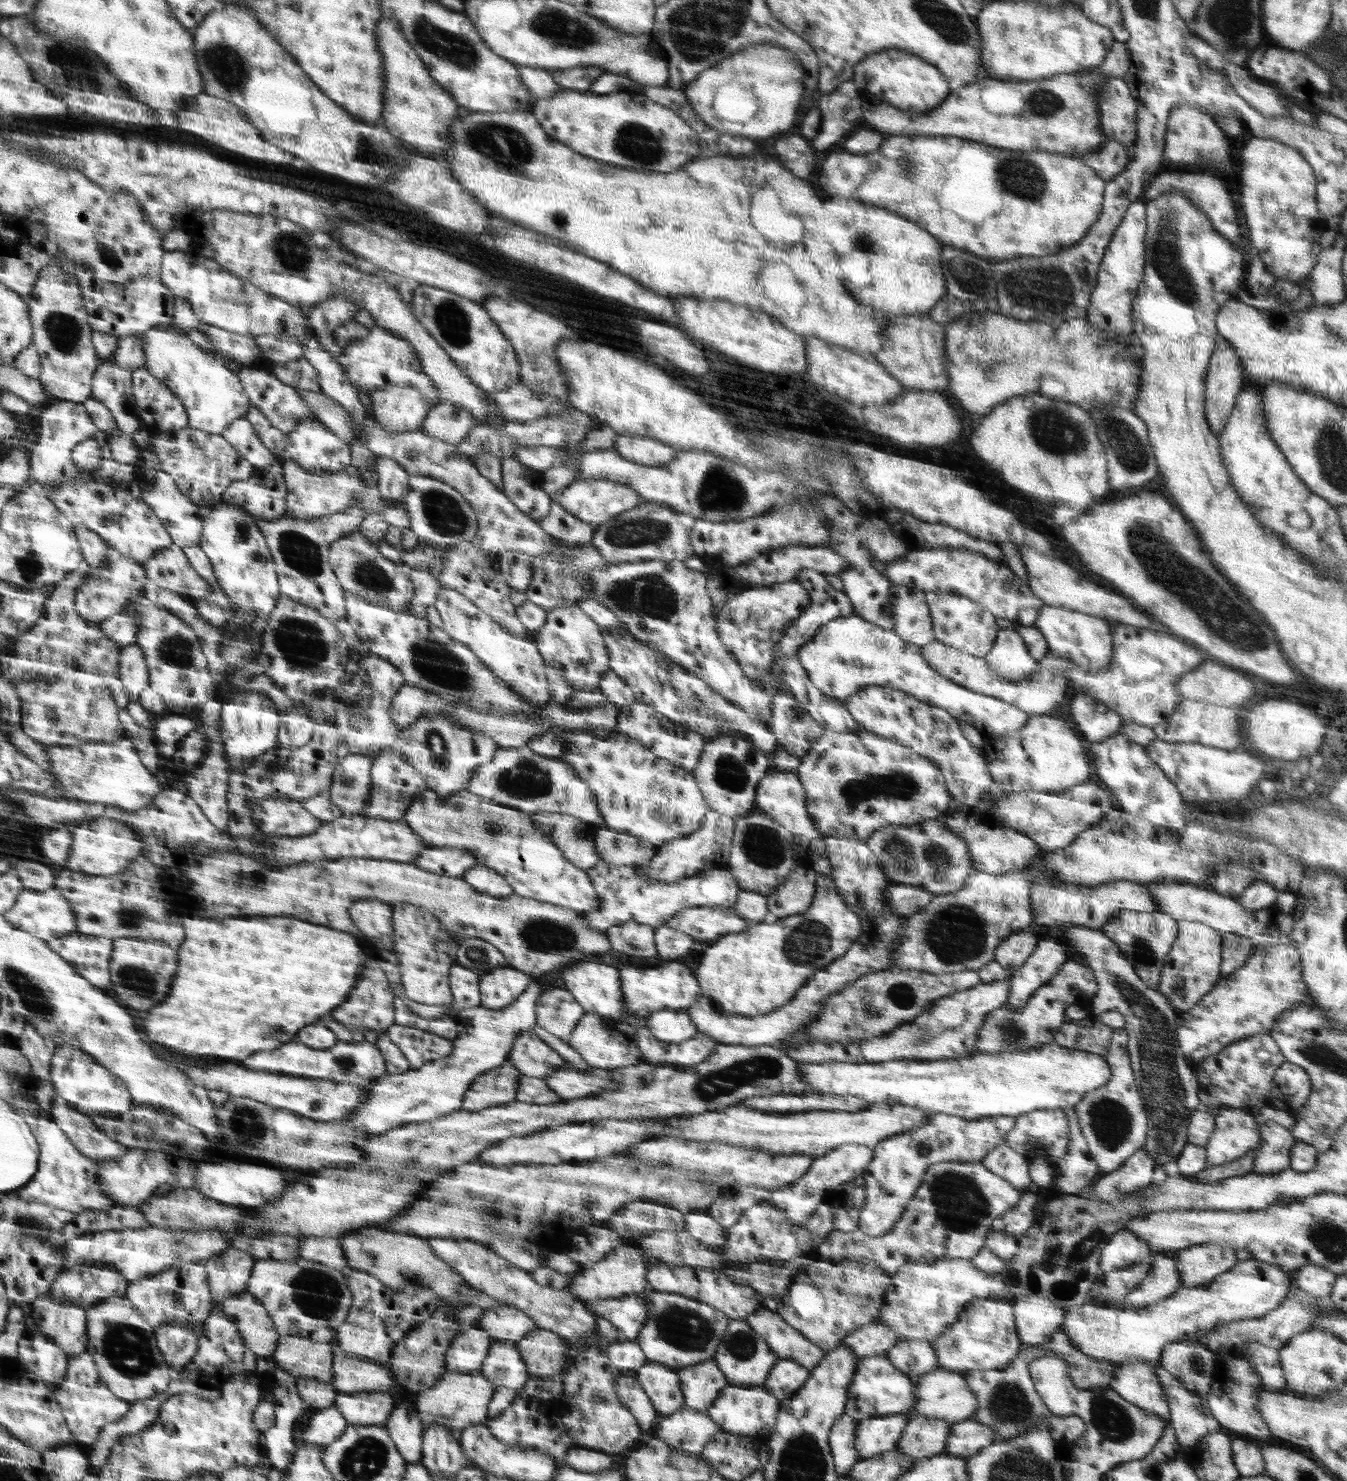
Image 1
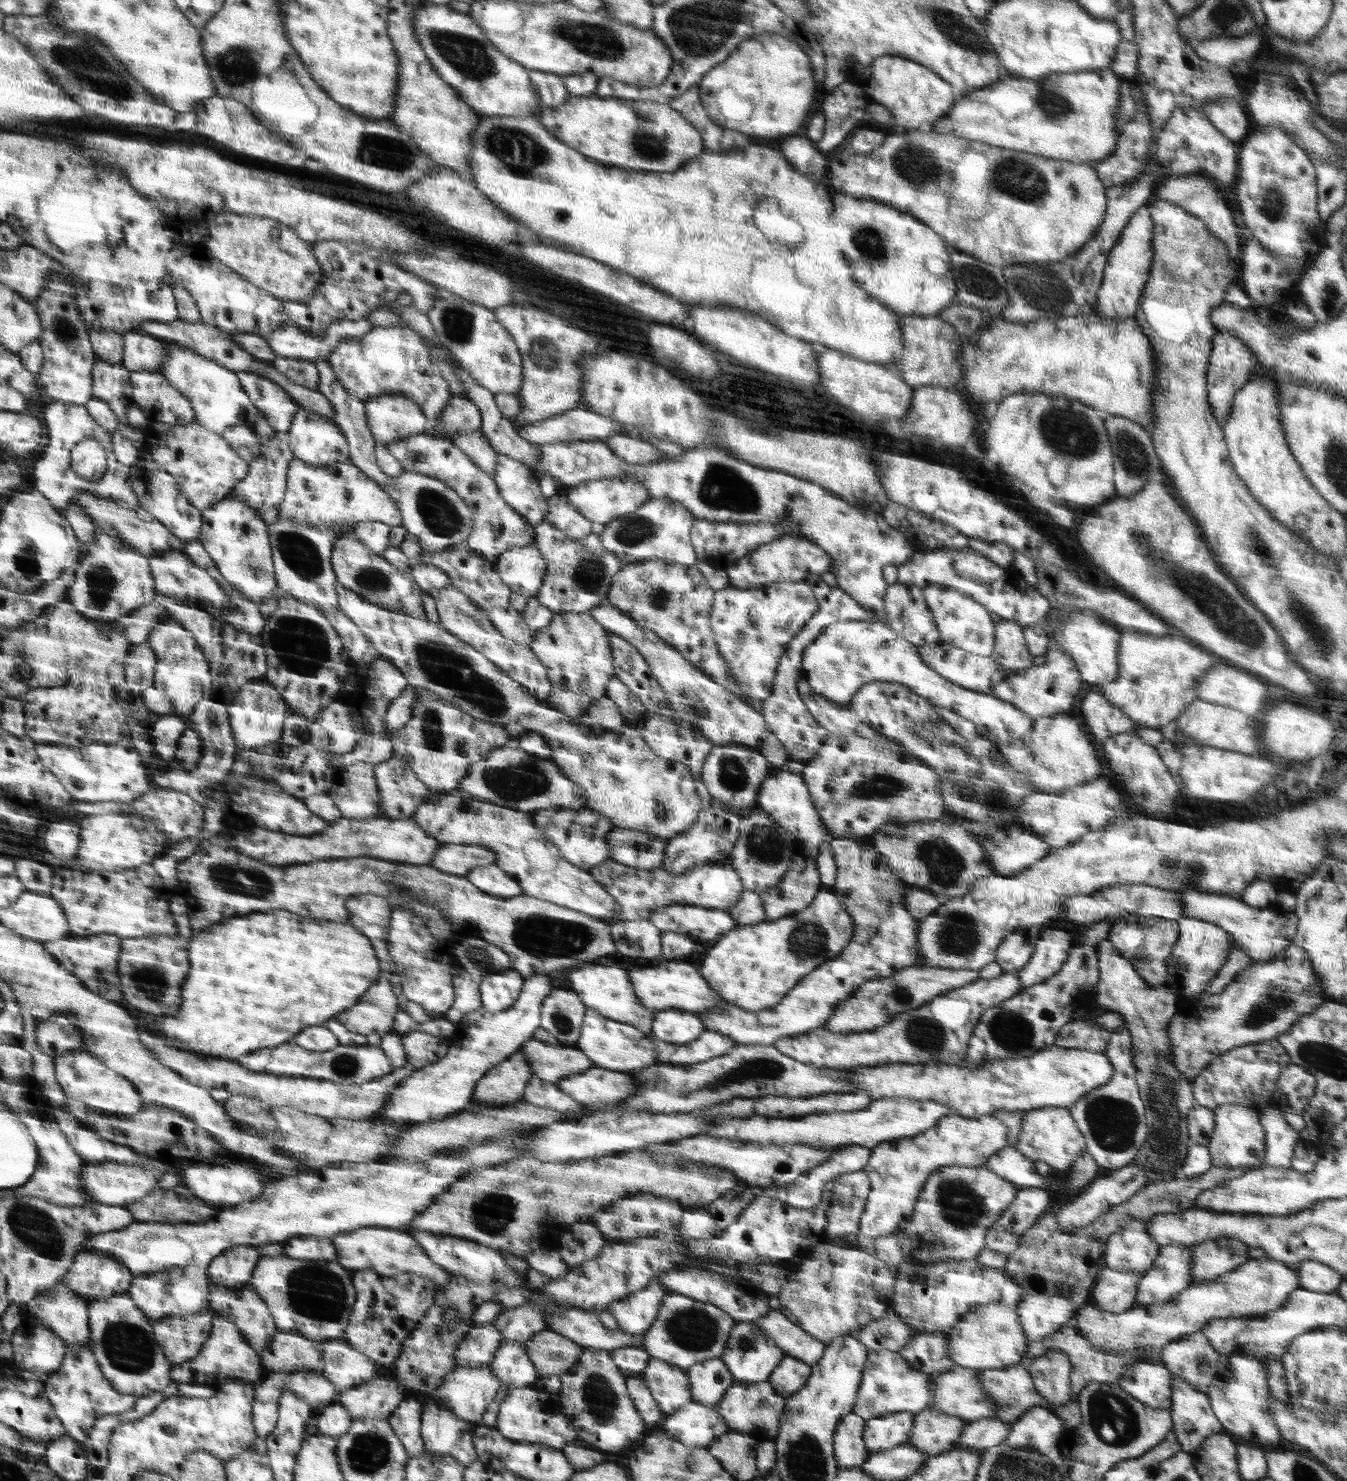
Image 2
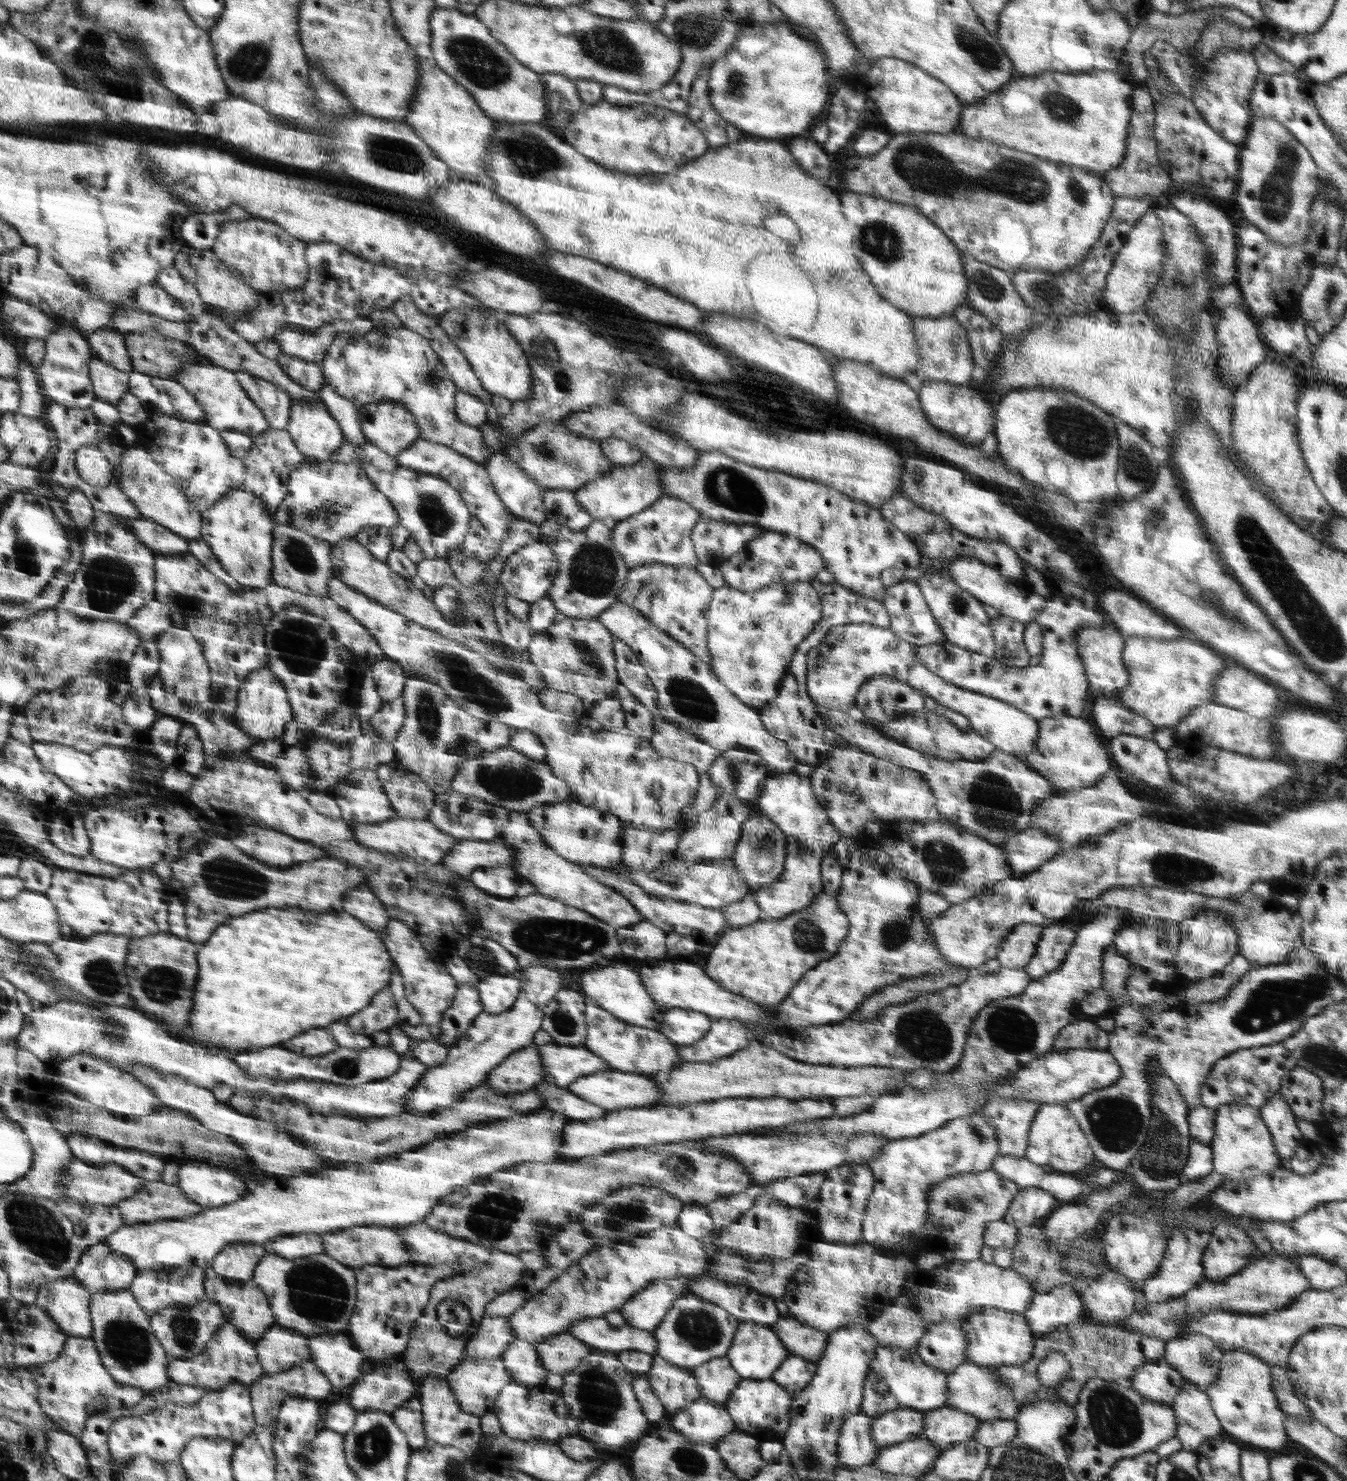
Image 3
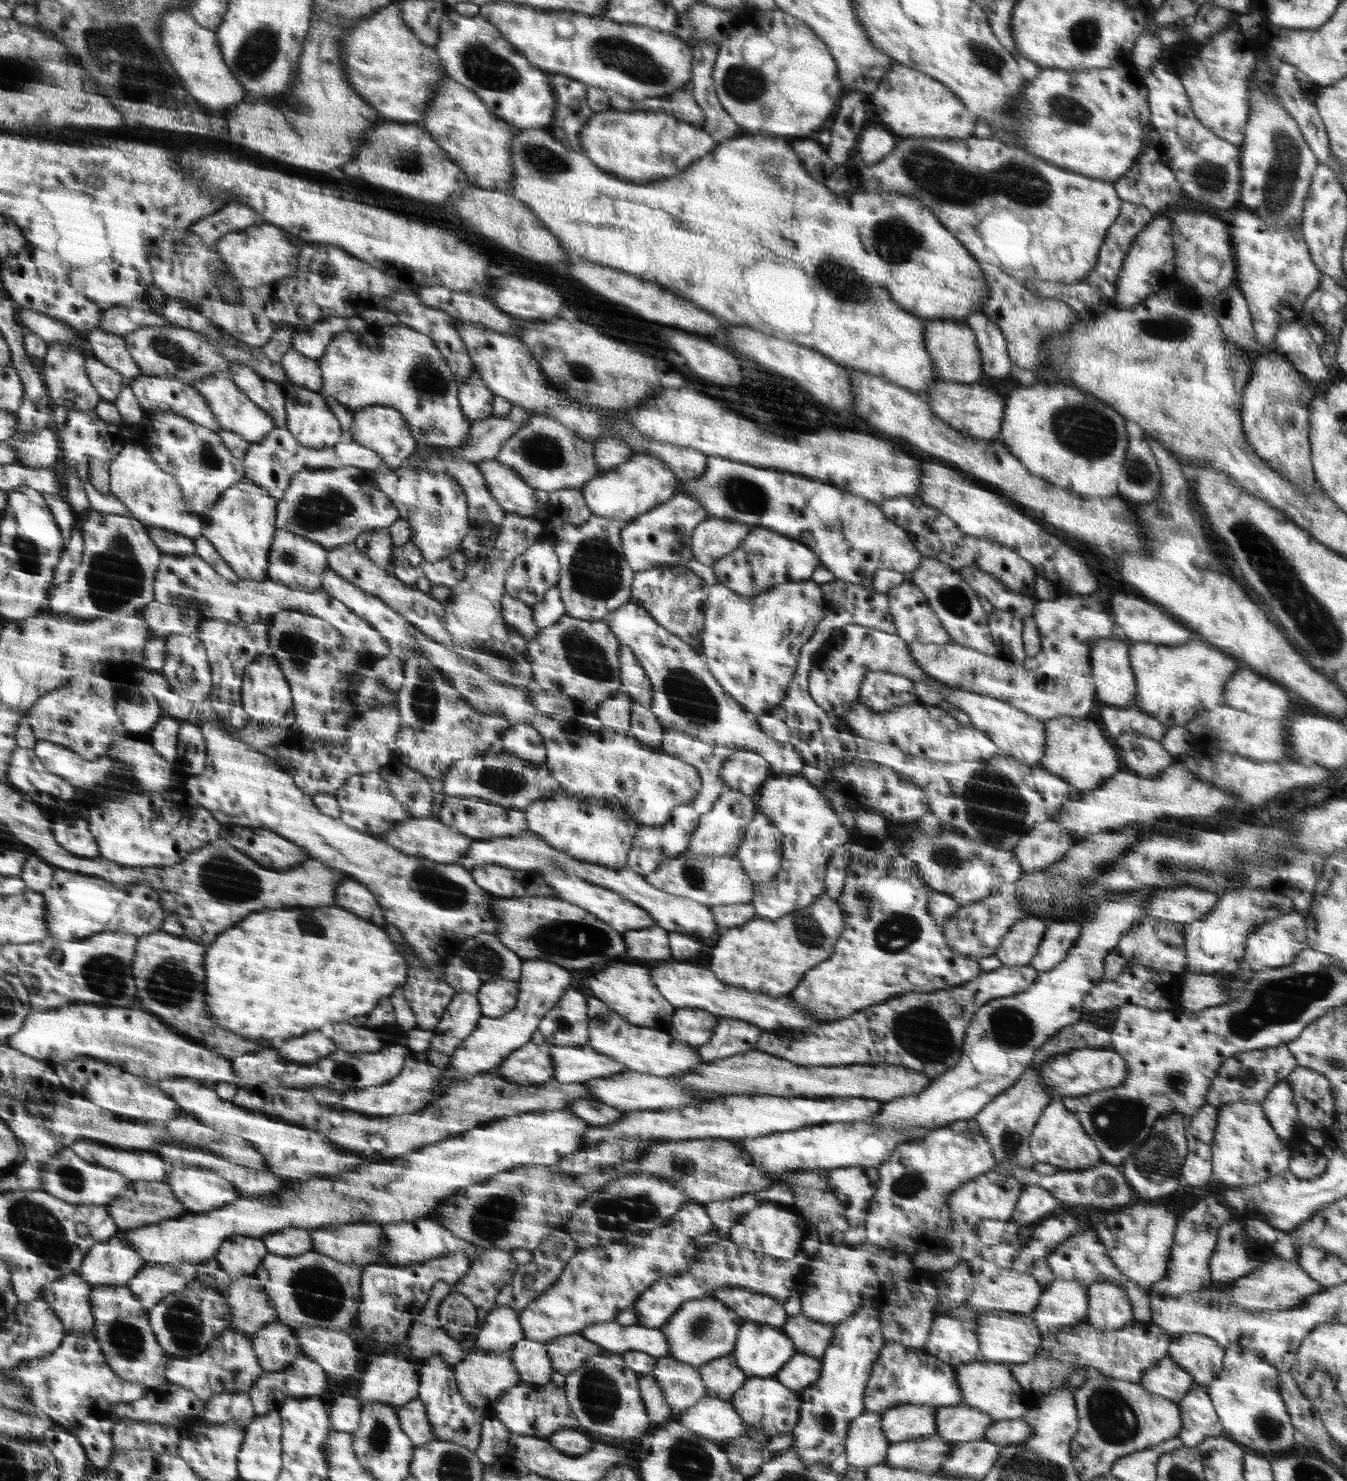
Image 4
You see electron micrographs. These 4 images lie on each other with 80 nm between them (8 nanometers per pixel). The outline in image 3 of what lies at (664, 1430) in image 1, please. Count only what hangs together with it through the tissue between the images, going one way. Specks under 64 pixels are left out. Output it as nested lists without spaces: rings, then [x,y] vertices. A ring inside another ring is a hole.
[[[707,1398],[696,1399],[678,1411],[669,1422],[682,1436],[694,1442],[719,1443],[722,1438],[736,1431],[735,1421],[724,1403]]]

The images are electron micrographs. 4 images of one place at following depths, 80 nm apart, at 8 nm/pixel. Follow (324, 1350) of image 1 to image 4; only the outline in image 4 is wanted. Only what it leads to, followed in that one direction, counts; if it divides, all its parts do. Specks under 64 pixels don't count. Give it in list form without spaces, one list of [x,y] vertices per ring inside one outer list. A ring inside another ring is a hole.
[[[280,1322],[268,1324],[250,1339],[266,1372],[283,1371],[302,1354],[299,1338],[294,1336],[291,1327]]]

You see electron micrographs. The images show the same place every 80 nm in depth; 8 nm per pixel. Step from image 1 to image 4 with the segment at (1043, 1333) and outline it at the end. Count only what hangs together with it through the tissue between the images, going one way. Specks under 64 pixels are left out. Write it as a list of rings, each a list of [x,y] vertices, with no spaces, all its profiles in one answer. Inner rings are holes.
[[[1055,1279],[1042,1291],[1038,1306],[1031,1312],[1038,1331],[1058,1333],[1086,1322],[1088,1285]]]

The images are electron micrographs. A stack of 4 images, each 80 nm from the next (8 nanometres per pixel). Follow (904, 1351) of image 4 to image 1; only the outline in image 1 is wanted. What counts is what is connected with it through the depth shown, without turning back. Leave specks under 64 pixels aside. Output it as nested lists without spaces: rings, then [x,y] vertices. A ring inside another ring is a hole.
[[[884,1354],[866,1356],[863,1359],[859,1359],[858,1363],[856,1363],[855,1375],[852,1375],[852,1382],[850,1387],[848,1387],[847,1395],[850,1398],[847,1400],[846,1413],[848,1416],[856,1419],[864,1420],[884,1415],[905,1414],[908,1409],[913,1407],[916,1400],[915,1378],[896,1368]]]

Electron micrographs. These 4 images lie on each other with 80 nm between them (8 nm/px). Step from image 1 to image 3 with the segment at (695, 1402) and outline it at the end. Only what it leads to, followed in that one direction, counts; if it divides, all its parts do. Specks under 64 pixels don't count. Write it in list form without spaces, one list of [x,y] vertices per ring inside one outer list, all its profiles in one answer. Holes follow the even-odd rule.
[[[726,1356],[693,1367],[692,1371],[700,1387],[701,1398],[712,1402],[725,1403],[743,1380]]]

